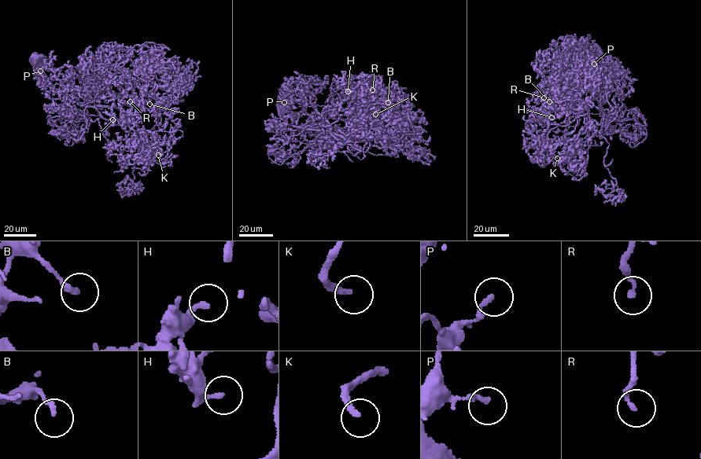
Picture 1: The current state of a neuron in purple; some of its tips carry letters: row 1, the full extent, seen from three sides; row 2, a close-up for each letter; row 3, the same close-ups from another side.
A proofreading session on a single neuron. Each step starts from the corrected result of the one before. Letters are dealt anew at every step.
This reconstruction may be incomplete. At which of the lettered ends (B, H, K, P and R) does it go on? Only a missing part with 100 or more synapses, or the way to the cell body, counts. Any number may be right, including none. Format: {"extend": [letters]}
{"extend": ["K"]}

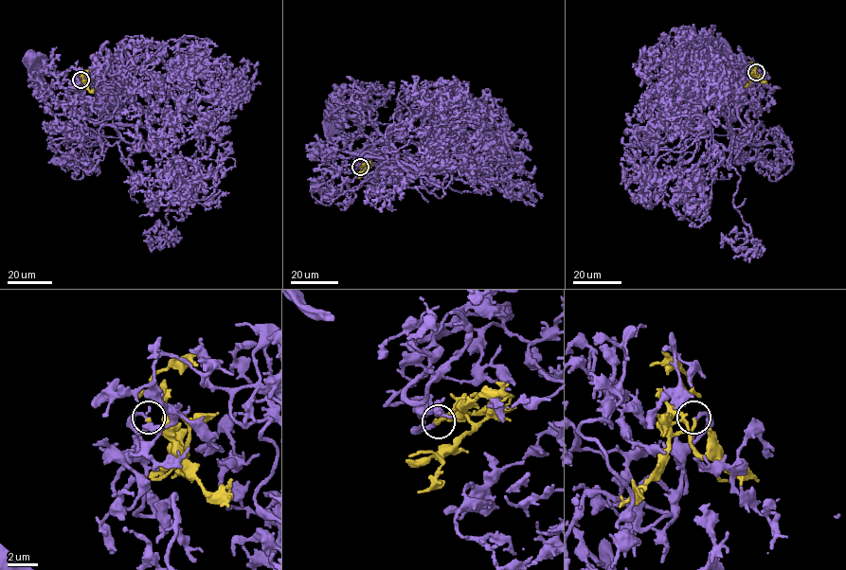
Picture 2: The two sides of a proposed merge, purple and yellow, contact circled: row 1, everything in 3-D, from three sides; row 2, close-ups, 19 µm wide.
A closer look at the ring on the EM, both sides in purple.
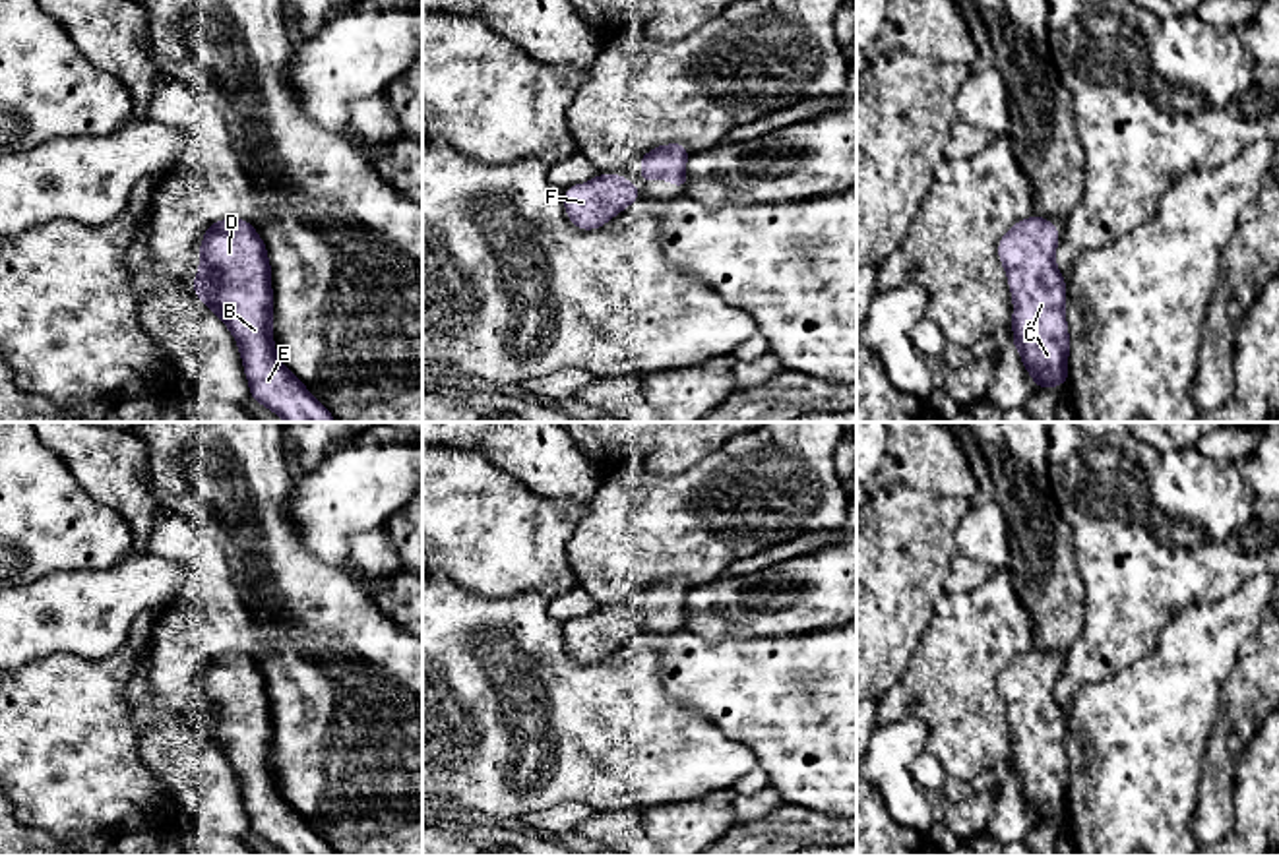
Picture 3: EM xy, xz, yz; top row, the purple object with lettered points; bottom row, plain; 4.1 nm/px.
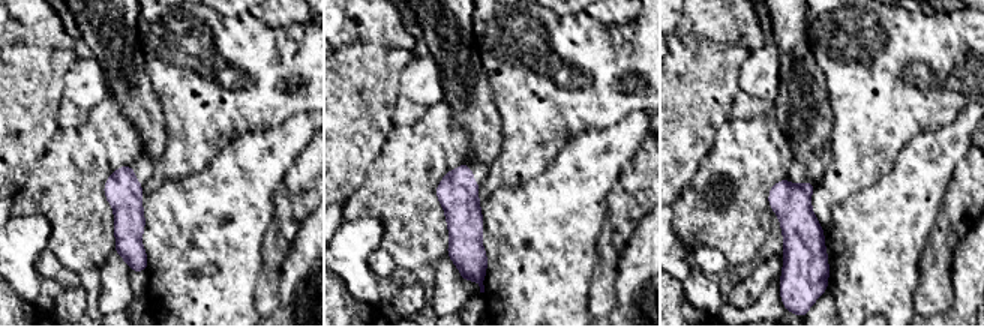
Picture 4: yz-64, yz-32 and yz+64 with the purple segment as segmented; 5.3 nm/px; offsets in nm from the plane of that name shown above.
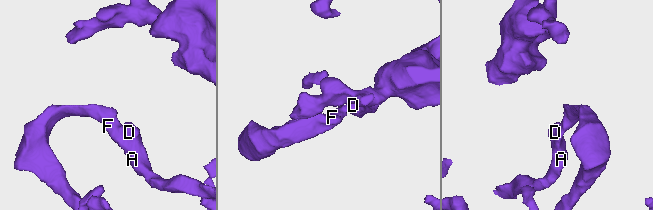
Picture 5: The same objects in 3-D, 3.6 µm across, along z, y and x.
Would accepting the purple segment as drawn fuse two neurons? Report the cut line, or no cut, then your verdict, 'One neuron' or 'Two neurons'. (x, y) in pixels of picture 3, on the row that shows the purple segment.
No split. One neuron

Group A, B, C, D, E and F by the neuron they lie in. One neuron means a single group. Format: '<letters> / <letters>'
A B C D E F

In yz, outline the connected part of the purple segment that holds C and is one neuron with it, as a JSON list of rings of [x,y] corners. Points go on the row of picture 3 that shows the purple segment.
[[[1027,217],[998,242],[1014,300],[1014,347],[1037,391],[1068,382],[1066,283],[1054,260],[1062,236],[1050,219]]]

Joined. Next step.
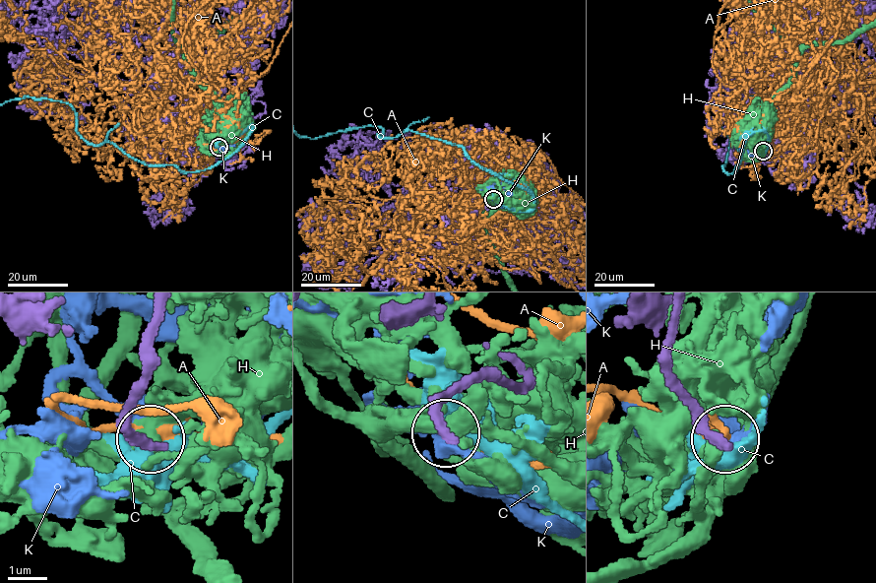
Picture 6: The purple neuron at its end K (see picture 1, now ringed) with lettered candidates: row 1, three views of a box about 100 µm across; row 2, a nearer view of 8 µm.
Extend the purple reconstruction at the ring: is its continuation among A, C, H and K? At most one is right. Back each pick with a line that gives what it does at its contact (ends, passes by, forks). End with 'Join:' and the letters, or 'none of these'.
K: It forks there
Join: K

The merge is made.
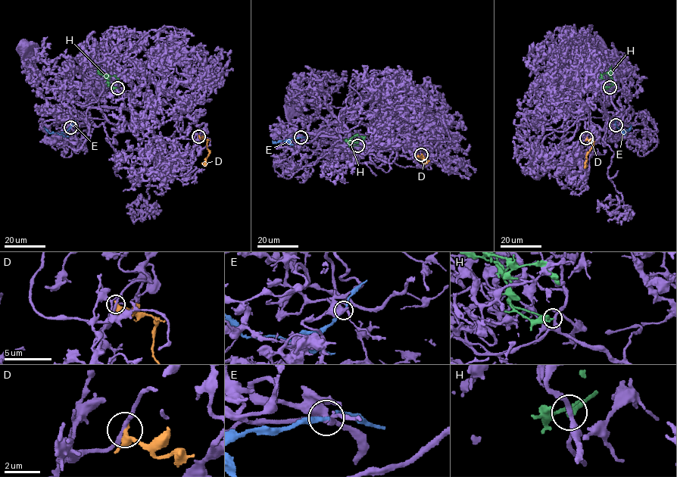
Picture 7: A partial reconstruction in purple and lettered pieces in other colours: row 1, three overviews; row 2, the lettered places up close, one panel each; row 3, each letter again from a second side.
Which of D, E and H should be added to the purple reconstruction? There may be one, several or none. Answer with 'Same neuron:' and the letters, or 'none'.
Same neuron: E

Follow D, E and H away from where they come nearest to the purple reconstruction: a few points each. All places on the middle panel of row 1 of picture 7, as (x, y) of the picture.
D: (422, 154), (425, 163), (424, 163), (425, 158), (415, 157)
E: (301, 137), (276, 142), (272, 140)
H: (357, 146), (350, 146), (349, 141), (353, 136), (360, 135), (363, 141)

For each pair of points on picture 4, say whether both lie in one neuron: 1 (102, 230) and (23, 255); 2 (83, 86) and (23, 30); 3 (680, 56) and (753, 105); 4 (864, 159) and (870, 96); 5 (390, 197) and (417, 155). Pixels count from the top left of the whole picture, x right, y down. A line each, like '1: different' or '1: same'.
1: different
2: different
3: different
4: same
5: same

